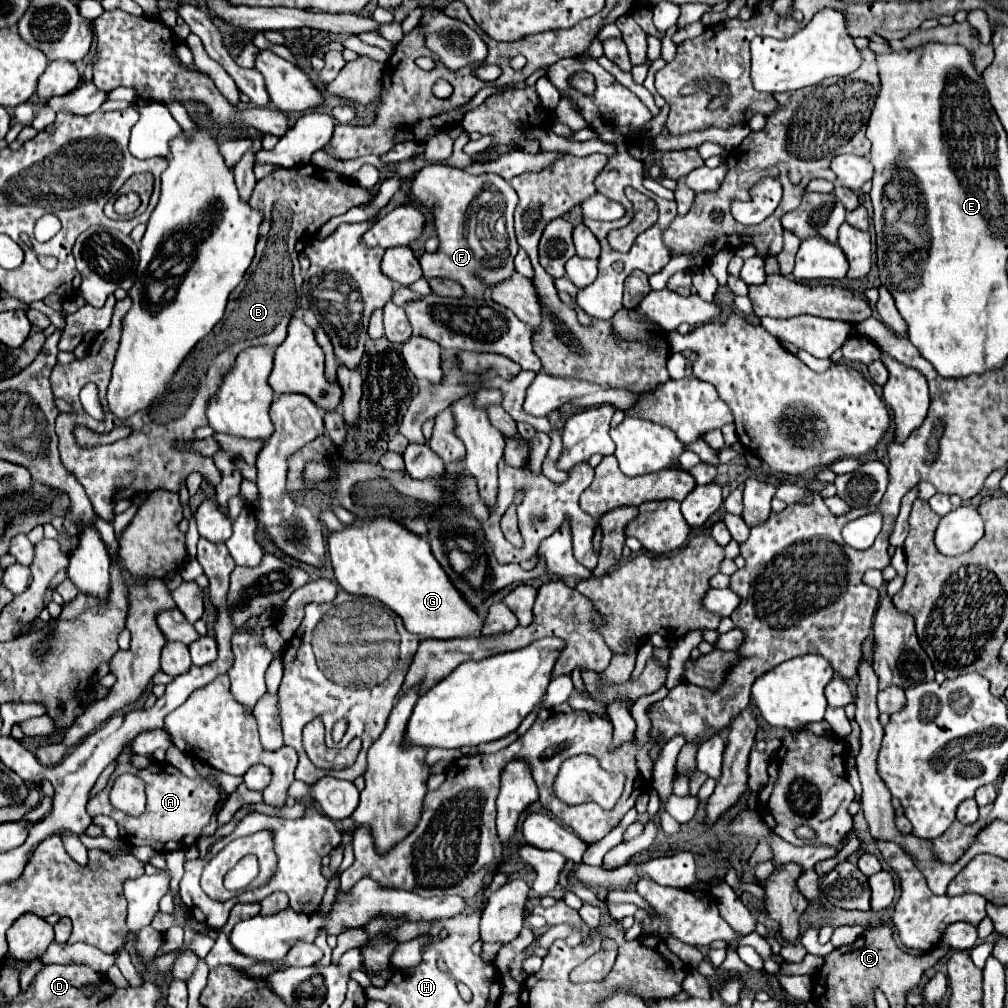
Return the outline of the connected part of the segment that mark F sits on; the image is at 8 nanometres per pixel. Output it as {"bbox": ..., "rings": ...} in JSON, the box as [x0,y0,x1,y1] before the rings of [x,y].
{"bbox":[411,165,519,295],"rings":[[[429,165],[415,175],[411,193],[433,215],[441,241],[435,253],[423,253],[419,259],[425,279],[453,279],[463,285],[467,295],[483,295],[493,283],[515,271],[513,257],[519,247],[513,231],[513,209],[517,193],[505,179],[499,175],[475,177],[463,169]]]}

